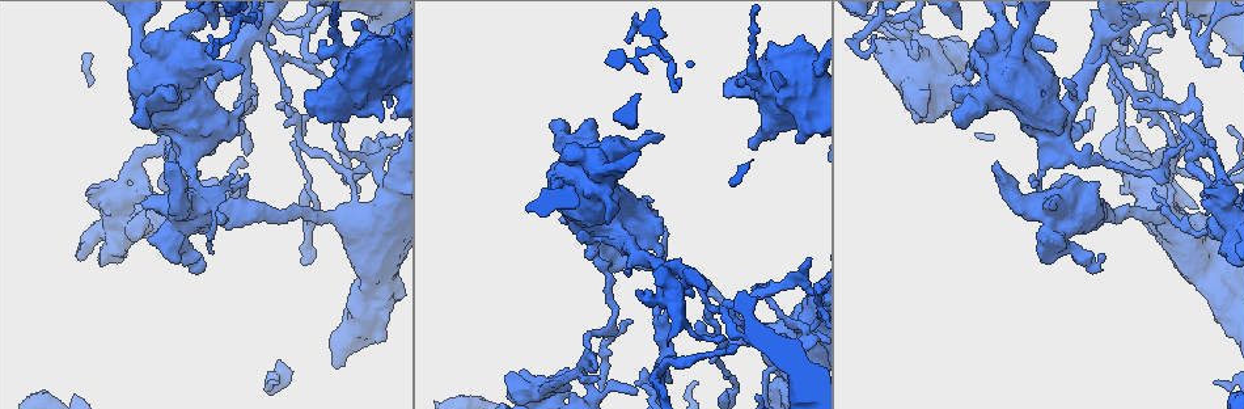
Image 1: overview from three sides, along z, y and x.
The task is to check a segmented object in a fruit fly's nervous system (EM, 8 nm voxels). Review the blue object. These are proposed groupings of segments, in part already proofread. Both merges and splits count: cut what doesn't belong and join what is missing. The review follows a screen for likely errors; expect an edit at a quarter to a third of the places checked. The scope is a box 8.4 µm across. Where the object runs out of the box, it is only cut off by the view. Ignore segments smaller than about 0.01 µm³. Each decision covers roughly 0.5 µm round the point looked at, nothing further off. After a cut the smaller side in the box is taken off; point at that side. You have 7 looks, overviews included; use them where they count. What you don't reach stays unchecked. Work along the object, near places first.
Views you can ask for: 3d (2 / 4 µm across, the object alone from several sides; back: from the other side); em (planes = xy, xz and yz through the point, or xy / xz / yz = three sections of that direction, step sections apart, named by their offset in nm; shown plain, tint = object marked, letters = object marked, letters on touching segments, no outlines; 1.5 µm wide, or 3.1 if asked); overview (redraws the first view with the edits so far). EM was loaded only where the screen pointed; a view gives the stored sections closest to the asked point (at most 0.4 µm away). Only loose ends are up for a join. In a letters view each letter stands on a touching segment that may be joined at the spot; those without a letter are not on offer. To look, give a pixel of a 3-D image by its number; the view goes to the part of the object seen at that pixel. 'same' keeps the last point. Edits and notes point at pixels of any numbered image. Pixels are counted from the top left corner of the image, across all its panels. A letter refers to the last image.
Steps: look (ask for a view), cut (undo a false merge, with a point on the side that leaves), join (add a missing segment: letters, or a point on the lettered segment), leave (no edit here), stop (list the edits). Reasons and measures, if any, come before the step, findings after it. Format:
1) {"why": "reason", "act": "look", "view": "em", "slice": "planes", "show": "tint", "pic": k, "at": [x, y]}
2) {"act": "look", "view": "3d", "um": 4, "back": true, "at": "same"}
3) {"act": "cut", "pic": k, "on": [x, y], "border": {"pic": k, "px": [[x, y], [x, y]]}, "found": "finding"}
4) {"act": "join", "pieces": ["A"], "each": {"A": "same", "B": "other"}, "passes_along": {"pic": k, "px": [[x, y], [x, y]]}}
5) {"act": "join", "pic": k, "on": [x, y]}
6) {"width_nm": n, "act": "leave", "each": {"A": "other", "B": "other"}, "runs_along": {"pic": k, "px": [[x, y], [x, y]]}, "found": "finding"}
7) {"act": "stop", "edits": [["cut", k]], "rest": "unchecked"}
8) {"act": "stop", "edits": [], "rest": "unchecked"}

{"why": "thick turns thin", "act": "look", "view": "3d", "um": 2, "pic": 1, "at": [1218, 167]}

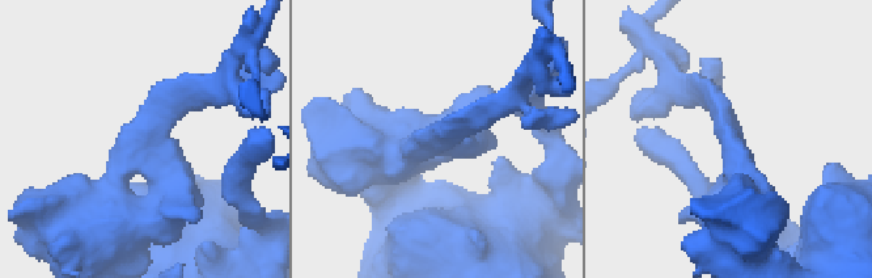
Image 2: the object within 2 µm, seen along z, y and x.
{"arms": 3, "arm_widths_nm": [200, 220, 440], "why": "now the EM", "act": "look", "view": "em", "slice": "planes", "show": "tint", "pic": 2, "at": [140, 141]}

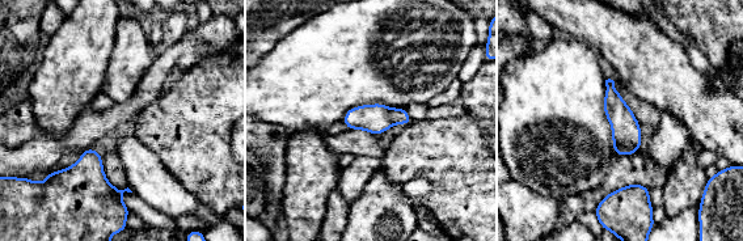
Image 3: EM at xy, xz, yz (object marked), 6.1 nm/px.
{"act": "look", "view": "em", "slice": "planes", "show": "letters", "at": "same"}

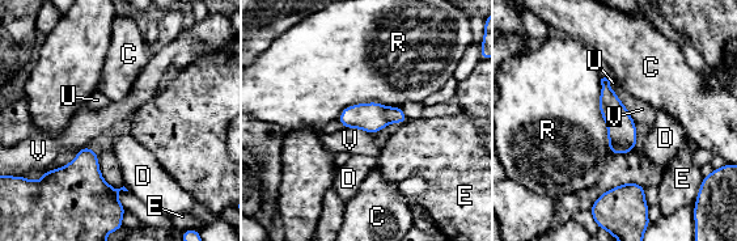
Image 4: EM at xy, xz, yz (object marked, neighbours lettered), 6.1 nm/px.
{"width_nm": 180, "act": "leave", "each": {"C": "other", "D": "other", "E": "other", "R": "other", "U": "other", "V": "other"}, "found": "continuous, no second cell"}

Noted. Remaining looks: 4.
{"why": "free end", "act": "look", "view": "em", "slice": "planes", "show": "letters", "pic": 1, "at": [1154, 191]}

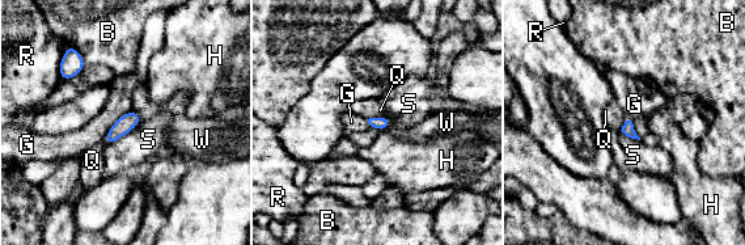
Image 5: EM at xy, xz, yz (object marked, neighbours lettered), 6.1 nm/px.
{"width_nm": 80, "act": "leave", "each": {"B": "other", "G": "other", "H": "other", "Q": "other", "R": "other", "S": "other", "W": "other"}, "border": {"pic": 5, "px": [[385, 115], [368, 119]]}, "found": "no lettered segment goes on from it"}

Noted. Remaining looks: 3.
{"act": "look", "view": "3d", "um": 2, "pic": 1, "at": [1120, 144]}

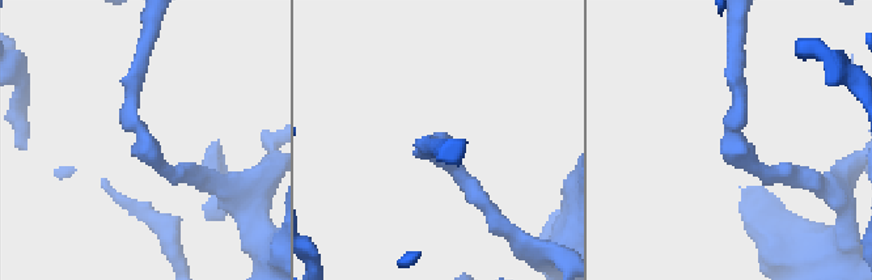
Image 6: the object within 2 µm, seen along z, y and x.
{"act": "look", "view": "em", "slice": "xz", "step": 4, "show": "tint", "pic": 6, "at": [732, 146]}

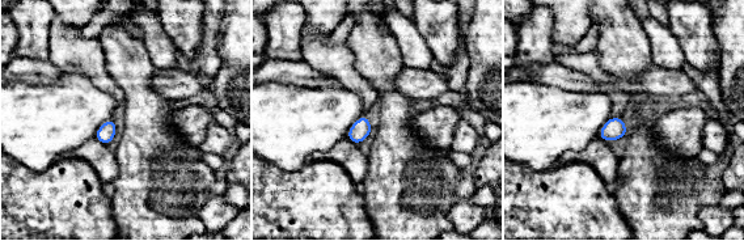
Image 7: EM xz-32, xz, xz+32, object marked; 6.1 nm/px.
{"why": "cut it another way", "act": "look", "view": "em", "slice": "planes", "show": "letters", "at": "same"}

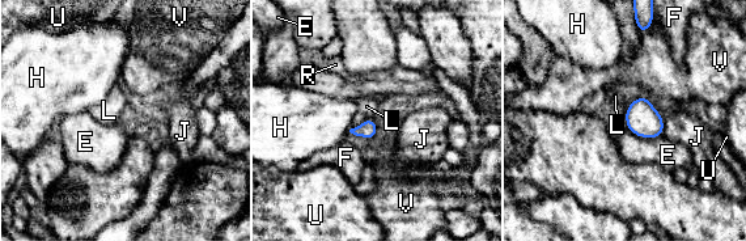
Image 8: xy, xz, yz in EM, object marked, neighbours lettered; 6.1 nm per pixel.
{"act": "leave", "each": {"E": "other", "F": "other", "H": "other", "J": "other", "L": "other", "R": "other", "U": "other", "V": "other"}, "border": {"pic": 8, "px": [[372, 117], [351, 129]]}, "found": "one cell here"}

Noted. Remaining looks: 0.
{"act": "stop", "edits": [], "rest": "unchecked"}

